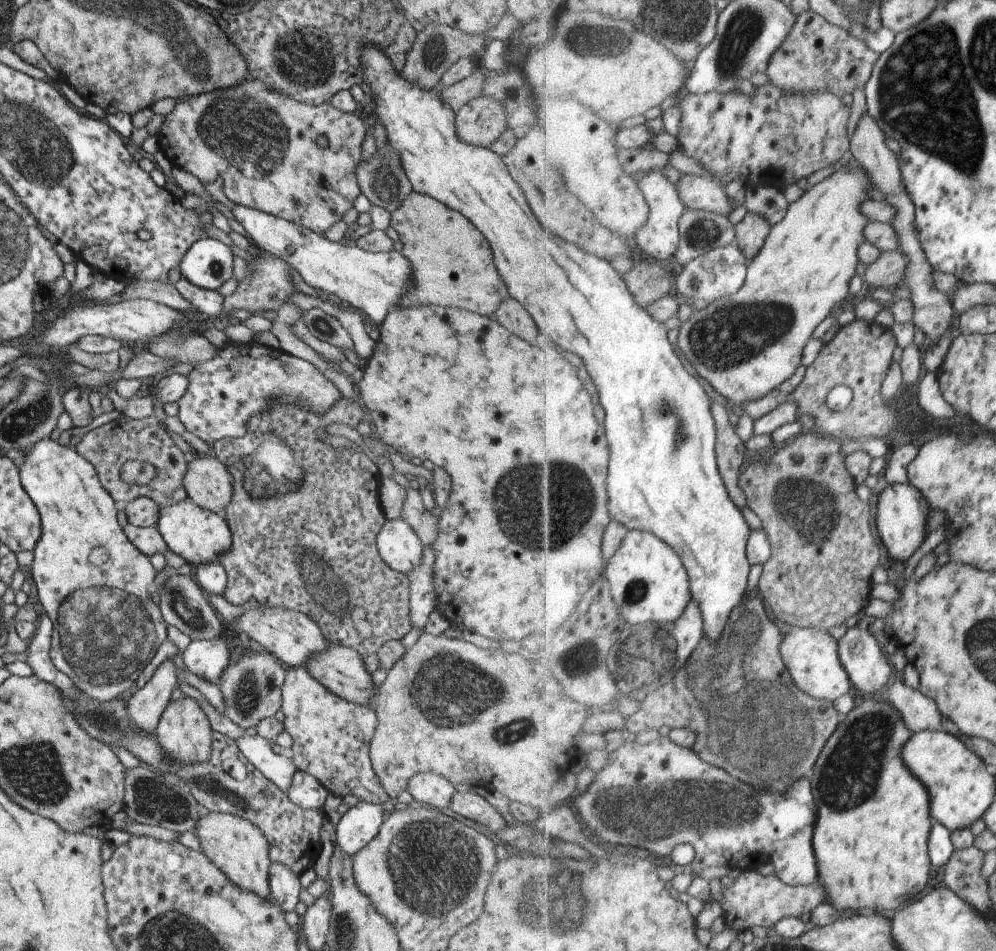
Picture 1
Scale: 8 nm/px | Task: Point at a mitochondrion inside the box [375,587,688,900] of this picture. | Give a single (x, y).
(447, 678)

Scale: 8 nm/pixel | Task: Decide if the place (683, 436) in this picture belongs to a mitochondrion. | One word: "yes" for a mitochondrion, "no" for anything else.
yes

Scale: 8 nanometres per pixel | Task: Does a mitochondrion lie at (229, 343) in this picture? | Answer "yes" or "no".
no

